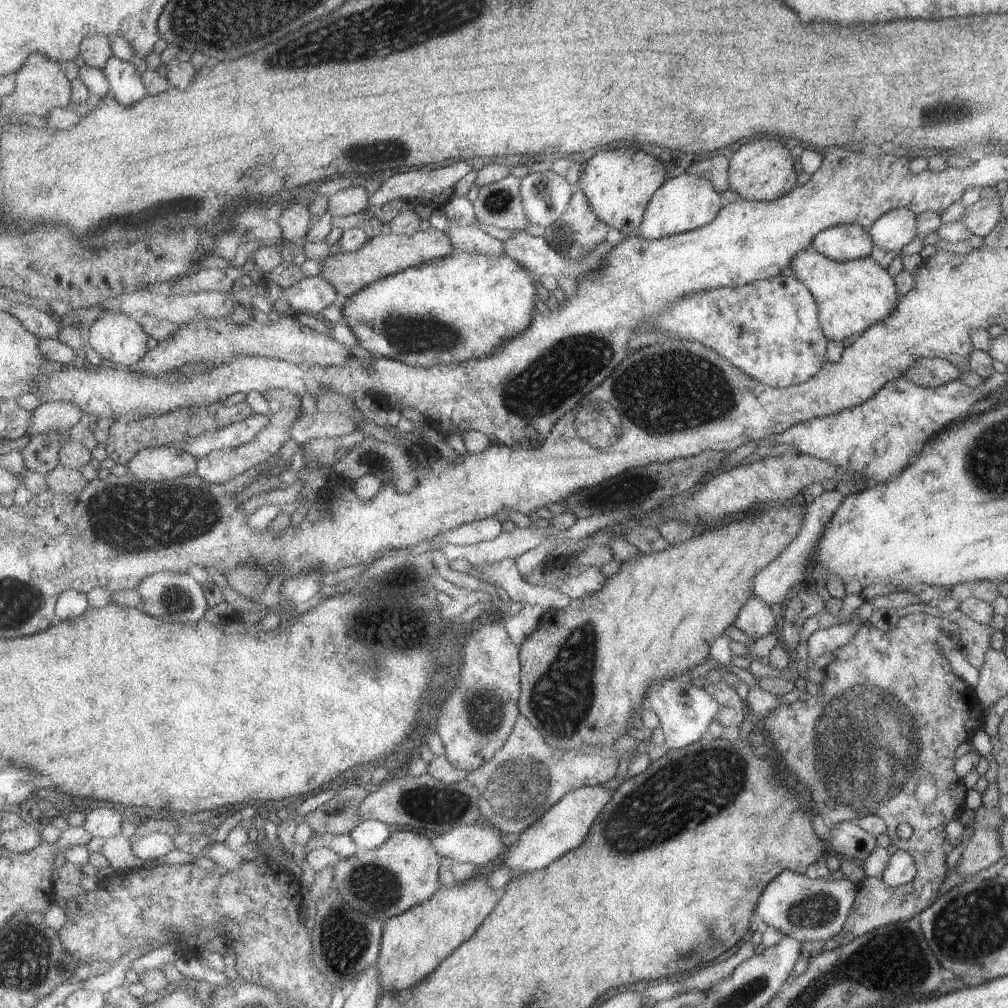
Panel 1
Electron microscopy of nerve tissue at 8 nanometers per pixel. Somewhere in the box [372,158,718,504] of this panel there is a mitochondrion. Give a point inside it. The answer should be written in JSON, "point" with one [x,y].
{"point":[559,374]}

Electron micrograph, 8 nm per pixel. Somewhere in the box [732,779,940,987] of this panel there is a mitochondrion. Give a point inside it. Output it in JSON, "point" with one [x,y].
{"point":[816,910]}

